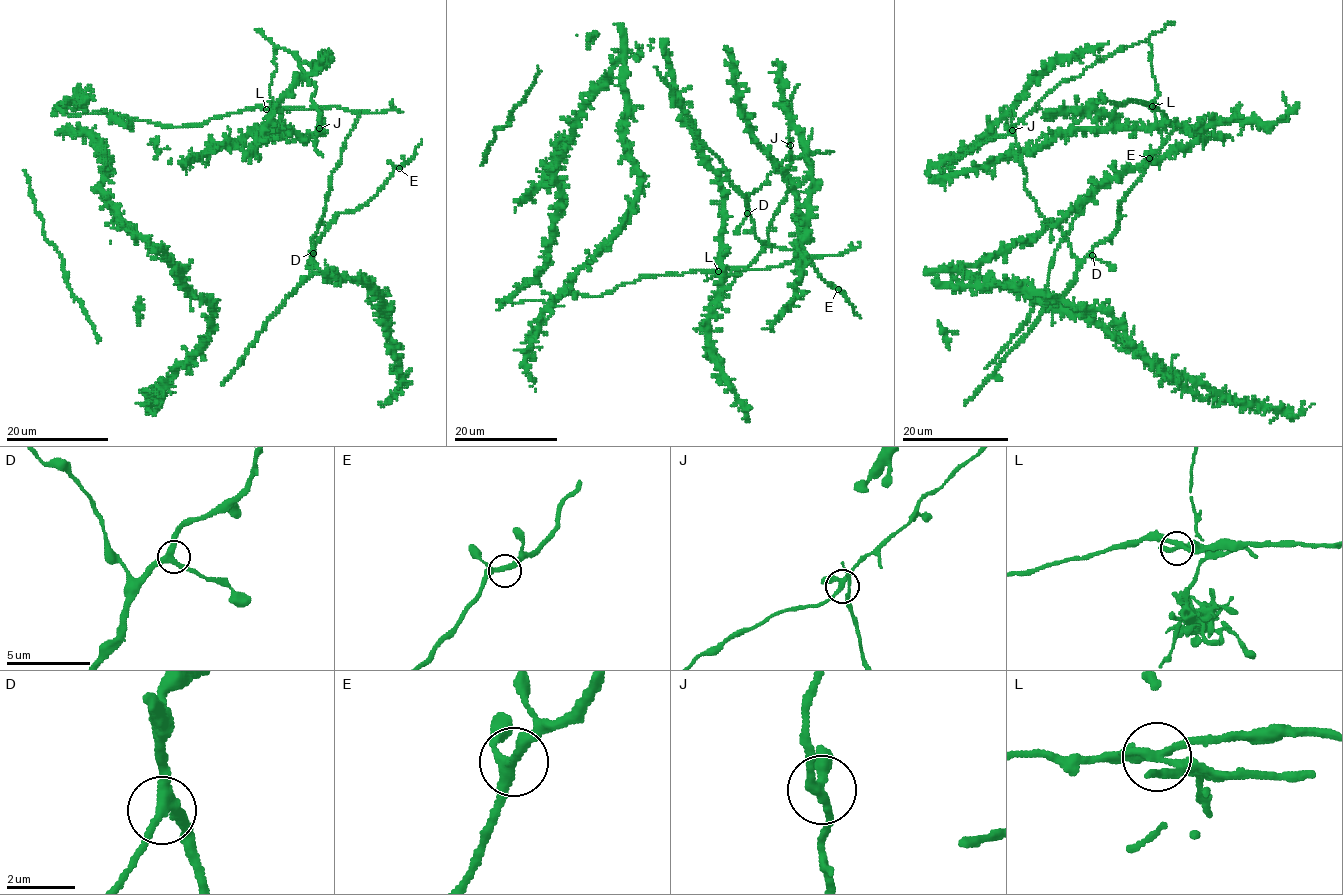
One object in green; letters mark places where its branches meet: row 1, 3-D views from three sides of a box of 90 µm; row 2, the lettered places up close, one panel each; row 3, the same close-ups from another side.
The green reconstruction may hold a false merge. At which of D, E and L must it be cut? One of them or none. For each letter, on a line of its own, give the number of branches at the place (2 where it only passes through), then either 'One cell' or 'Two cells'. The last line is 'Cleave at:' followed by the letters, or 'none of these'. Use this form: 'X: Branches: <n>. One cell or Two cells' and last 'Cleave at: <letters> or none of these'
D: Branches: 3. One cell
E: Branches: 3. One cell
L: Branches: 3. Two cells
Cleave at: L

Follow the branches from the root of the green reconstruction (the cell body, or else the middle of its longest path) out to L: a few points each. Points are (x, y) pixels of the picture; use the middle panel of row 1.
L: (603, 295), (620, 285), (648, 275), (718, 272)

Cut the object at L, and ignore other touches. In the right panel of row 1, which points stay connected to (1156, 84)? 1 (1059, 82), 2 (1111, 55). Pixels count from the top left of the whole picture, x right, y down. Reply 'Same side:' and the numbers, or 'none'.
Same side: 1, 2

